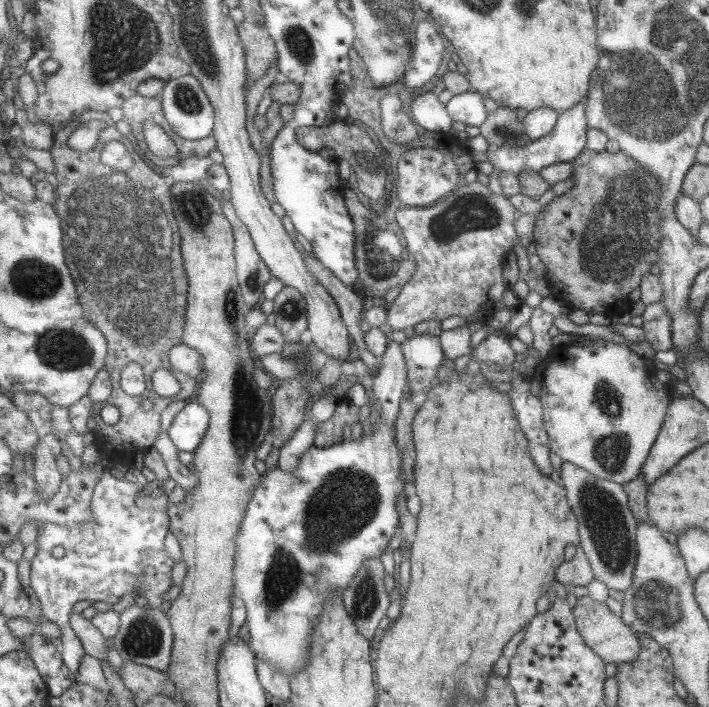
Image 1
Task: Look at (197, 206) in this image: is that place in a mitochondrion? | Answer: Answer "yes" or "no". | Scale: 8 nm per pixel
yes

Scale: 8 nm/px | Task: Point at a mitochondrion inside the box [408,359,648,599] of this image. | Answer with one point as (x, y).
(603, 515)

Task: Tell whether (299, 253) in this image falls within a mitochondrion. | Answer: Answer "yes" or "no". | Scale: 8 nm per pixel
no

